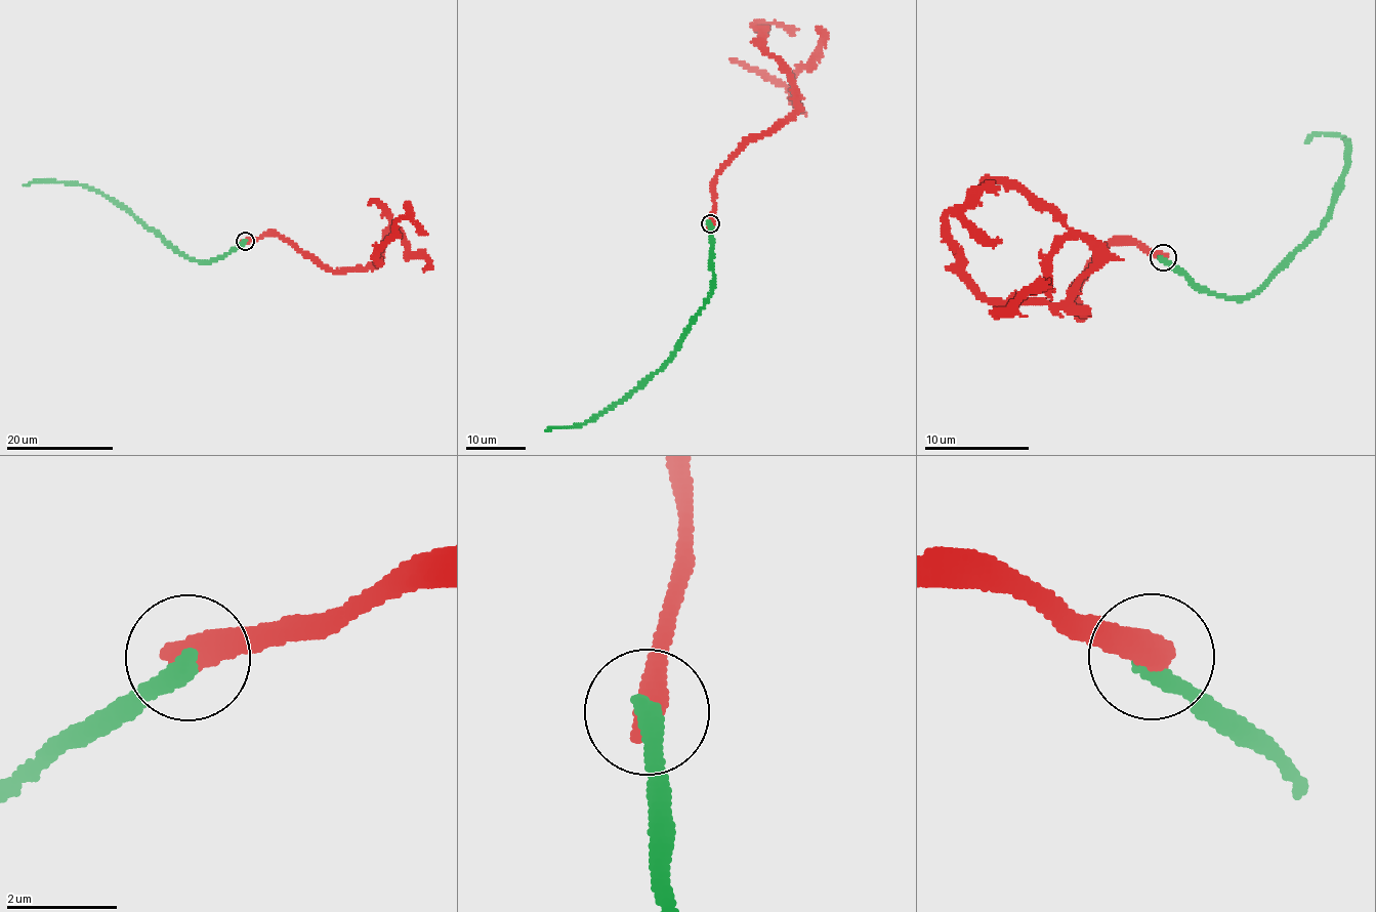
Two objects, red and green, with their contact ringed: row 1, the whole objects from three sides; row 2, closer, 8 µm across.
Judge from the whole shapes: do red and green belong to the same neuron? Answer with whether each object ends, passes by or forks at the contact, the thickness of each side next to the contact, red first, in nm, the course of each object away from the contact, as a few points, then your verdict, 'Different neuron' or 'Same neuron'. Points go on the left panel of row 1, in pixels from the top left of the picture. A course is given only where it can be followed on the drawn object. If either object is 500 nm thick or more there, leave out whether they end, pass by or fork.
Thickness 500 nm (red) against 360 nm. Course of red: (245, 241), (279, 236), (333, 270), (347, 270), (381, 263), (381, 246), (402, 219), (413, 217), (427, 235). Course of green: (245, 241), (209, 261), (197, 261), (173, 249), (108, 198), (82, 185), (52, 180), (34, 180), (24, 185). Different neuron

